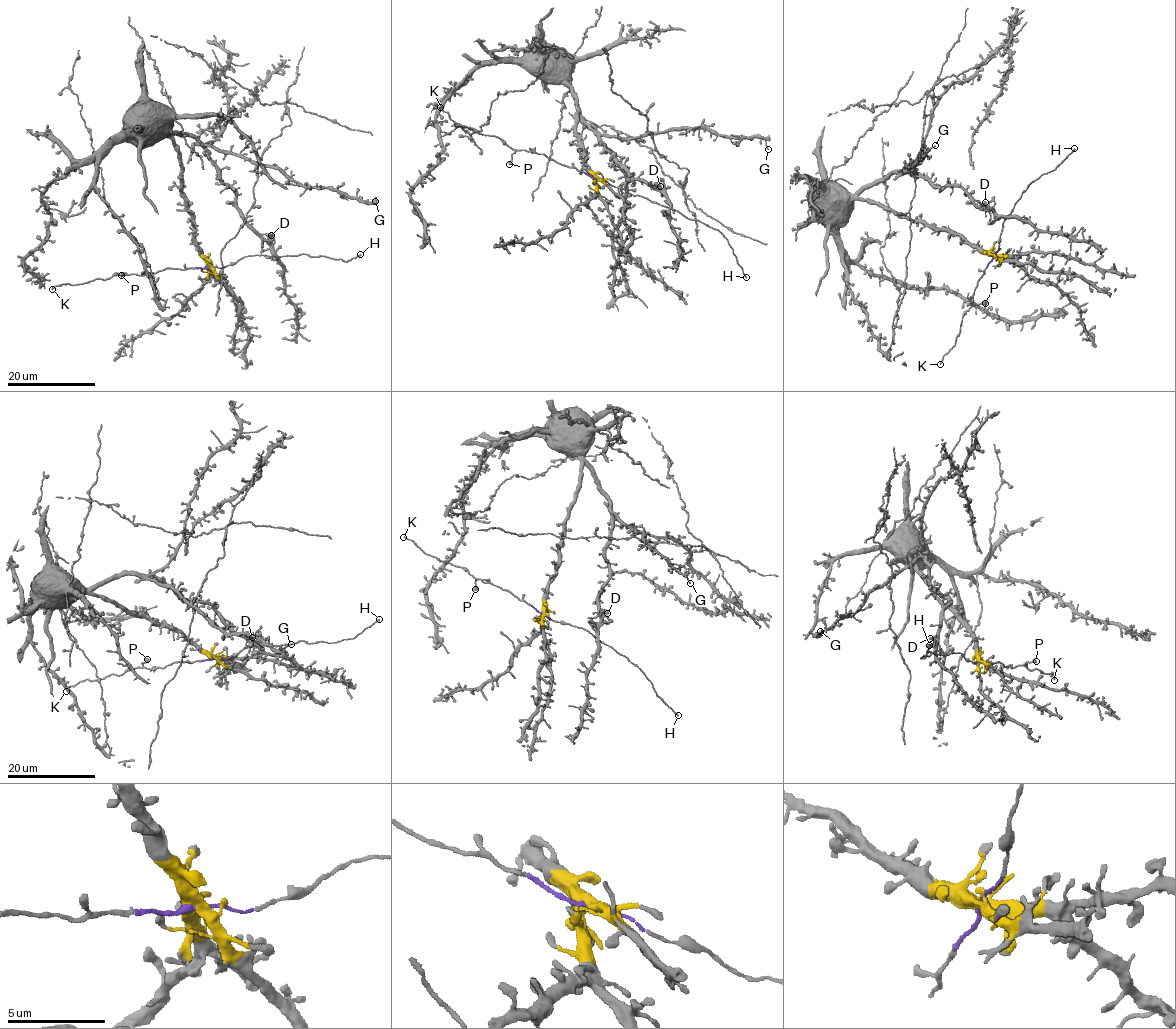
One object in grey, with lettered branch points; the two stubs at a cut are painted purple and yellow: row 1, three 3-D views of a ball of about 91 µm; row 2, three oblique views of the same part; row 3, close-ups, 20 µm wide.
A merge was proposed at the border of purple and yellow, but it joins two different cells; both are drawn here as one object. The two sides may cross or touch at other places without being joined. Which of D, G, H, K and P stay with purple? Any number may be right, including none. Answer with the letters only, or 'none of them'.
H, K, P

